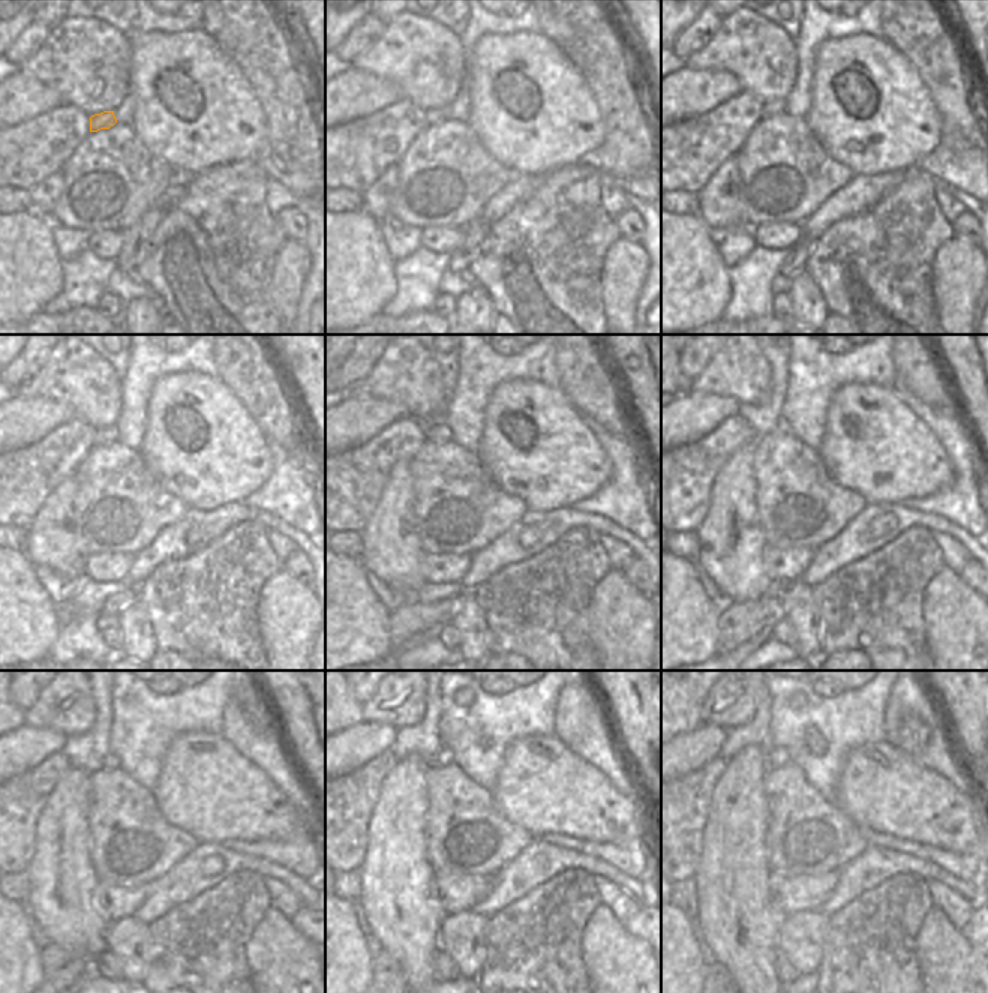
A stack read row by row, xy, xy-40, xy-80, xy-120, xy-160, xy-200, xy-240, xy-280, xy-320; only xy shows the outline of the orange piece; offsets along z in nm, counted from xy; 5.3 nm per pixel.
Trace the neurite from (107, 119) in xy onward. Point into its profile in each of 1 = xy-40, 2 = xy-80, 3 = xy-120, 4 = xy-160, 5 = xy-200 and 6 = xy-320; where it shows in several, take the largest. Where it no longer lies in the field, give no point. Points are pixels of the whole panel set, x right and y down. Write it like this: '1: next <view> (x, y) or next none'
1: next xy-40 (435, 116)
2: next xy-80 (778, 105)
3: next xy-120 (104, 437)
4: next xy-160 (438, 431)
5: next xy-200 (781, 426)
6: next xy-320 (777, 756)

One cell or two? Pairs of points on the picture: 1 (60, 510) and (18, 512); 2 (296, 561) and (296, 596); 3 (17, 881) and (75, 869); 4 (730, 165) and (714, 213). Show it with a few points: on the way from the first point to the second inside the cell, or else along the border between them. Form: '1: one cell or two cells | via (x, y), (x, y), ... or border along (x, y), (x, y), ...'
1: two cells | border along (59, 485), (27, 528)
2: two cells | border along (282, 569), (299, 578), (309, 588)
3: two cells | border along (24, 872), (29, 881), (27, 902)
4: one cell | via (726, 177), (720, 188), (720, 201)

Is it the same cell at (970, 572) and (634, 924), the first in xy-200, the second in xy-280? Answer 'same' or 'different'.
same

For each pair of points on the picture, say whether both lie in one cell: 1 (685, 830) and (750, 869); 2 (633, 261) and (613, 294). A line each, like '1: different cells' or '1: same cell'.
1: different cells
2: same cell

